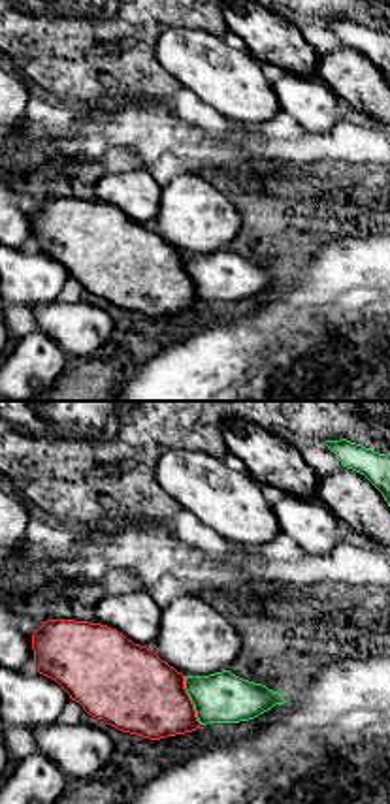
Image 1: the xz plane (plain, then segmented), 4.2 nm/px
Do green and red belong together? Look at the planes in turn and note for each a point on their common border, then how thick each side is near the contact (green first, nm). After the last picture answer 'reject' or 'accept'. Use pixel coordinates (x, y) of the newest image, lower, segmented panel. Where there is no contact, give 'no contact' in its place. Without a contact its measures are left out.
(191, 699) | 220/360 nm

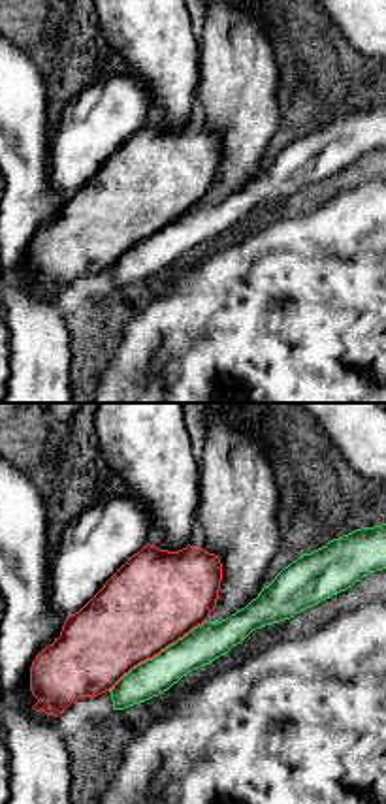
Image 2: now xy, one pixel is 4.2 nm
(155, 656) | 160/400 nm

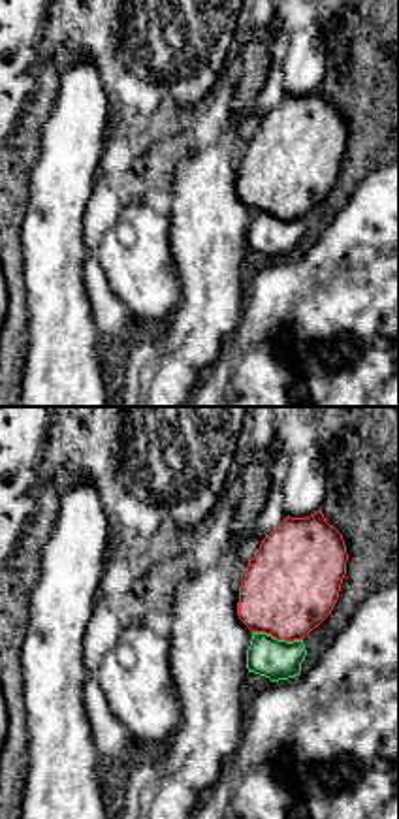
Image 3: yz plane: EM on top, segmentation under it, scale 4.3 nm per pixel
(275, 639) | 180/400 nm

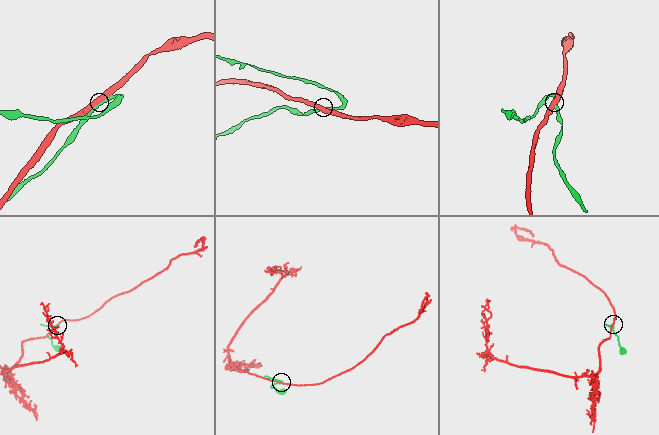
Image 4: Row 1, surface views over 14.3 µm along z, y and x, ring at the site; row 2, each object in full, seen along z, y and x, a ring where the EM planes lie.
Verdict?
reject

